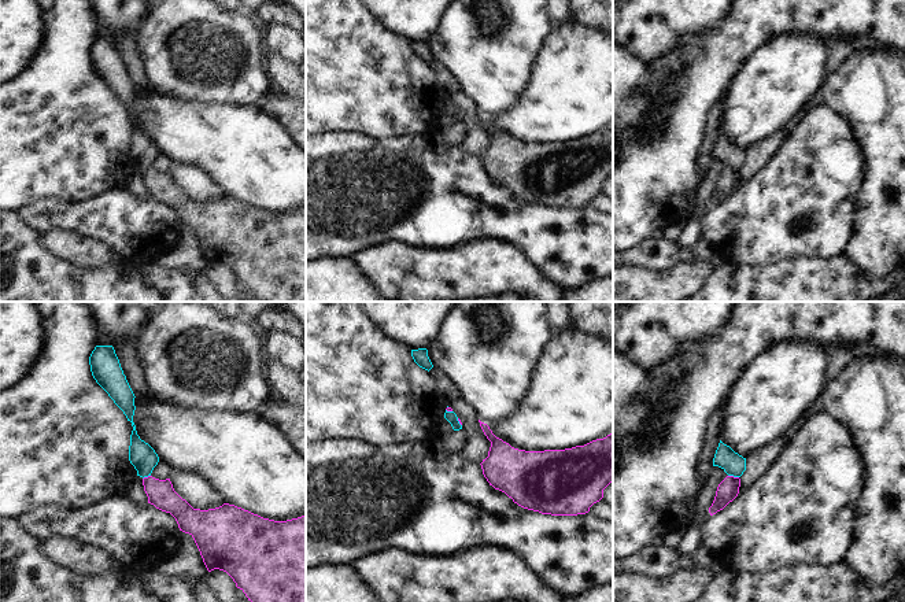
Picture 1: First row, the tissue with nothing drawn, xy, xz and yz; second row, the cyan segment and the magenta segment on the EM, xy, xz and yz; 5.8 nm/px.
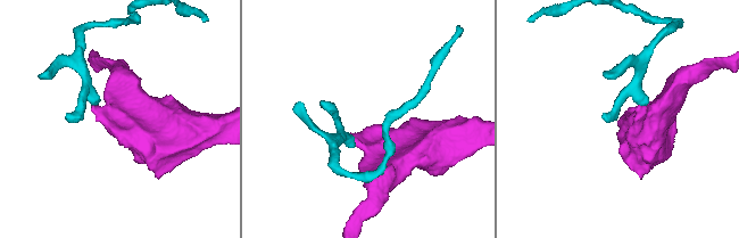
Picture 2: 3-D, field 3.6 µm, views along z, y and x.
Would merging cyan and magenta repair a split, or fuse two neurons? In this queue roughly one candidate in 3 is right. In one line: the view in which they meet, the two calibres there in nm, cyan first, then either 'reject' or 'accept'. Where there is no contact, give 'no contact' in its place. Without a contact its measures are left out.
meets cyan in yz; 130 nm thick on the cyan side, 120 nm on the other; reject

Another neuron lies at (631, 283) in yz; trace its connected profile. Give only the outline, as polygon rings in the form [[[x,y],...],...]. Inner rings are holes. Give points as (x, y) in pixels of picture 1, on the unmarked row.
[[[695,259],[666,272],[649,270],[640,265],[621,265],[613,267],[613,302],[691,300],[712,273],[709,263]]]

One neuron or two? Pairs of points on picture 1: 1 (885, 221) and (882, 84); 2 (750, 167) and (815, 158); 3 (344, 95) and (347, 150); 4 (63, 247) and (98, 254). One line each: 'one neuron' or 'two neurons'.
1: one neuron
2: two neurons
3: two neurons
4: one neuron

